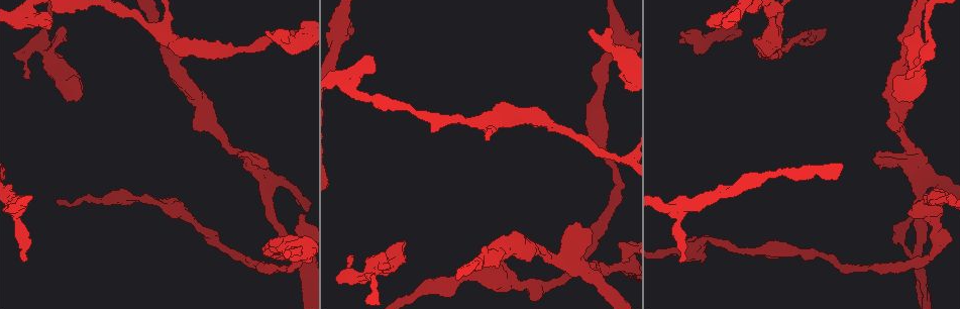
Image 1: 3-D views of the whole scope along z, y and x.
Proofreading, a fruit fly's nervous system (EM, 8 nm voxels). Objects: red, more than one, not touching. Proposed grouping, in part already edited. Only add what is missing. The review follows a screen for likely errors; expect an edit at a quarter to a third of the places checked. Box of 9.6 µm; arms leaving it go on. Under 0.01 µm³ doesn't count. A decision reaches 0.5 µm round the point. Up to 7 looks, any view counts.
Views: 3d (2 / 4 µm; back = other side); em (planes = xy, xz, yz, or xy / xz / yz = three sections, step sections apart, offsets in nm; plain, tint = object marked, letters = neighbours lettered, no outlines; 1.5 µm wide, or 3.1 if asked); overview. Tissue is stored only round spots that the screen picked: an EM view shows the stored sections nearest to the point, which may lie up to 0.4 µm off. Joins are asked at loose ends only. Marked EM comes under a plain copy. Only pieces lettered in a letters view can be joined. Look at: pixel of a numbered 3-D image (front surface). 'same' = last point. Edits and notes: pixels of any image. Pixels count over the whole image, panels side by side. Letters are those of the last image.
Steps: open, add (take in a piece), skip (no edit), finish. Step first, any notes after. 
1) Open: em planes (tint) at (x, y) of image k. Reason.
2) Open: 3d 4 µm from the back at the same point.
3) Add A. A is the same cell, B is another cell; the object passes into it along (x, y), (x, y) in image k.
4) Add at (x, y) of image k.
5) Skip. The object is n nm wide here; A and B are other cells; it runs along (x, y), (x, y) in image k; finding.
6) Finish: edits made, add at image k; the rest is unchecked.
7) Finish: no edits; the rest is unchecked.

Open: em planes (tint) at (406, 243) of image 1. Branch stops here.

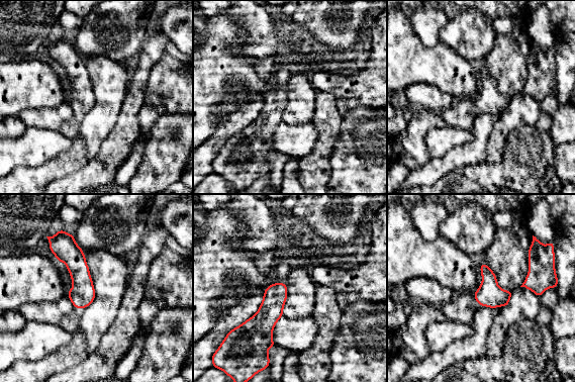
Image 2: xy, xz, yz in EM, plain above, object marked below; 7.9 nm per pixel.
Open: em planes (letters) at the same point.

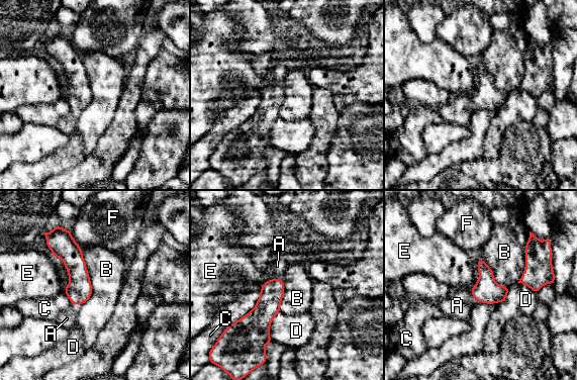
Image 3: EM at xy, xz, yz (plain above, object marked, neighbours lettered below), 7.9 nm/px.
Add A. A is the same cell, B, C, D, E and F are other cells; the object passes into it along (268, 305), (276, 279), (277, 266) in image 3; the neuron continues.

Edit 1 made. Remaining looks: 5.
Open: em planes (letters) at (373, 56) of image 1. Free end.

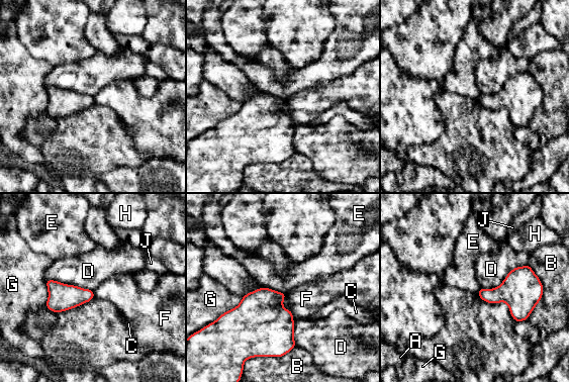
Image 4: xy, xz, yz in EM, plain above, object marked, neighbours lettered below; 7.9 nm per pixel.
Skip. A, B, C, D, E, F, G, H and J are other cells; a border runs along (262, 286), (280, 291), (286, 295) in image 4; no lettered piece goes on from it.

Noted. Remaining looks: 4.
Open: 3d 2 µm at (267, 30) of image 1. An open end.

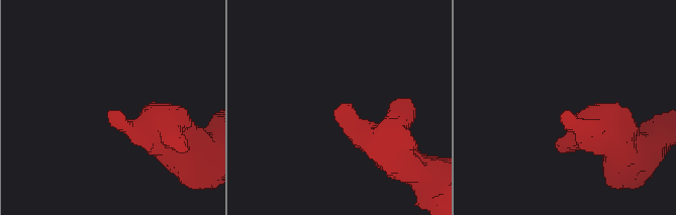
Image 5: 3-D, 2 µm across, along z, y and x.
Open: em planes (letters) at (570, 111) of image 5. Shape alone is not enough.

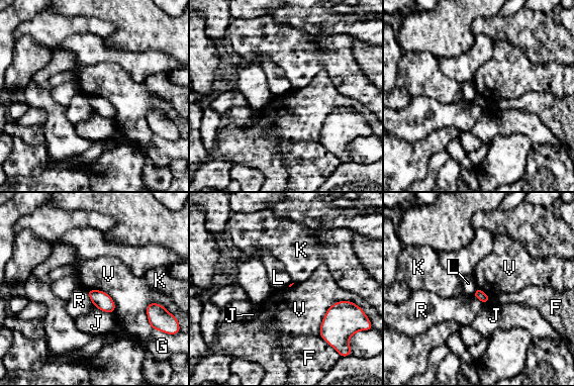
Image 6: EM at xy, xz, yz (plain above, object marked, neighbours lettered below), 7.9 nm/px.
Skip. F, G, J, K, L, R and V are other cells; a border runs along (87, 291), (104, 291), (114, 312) in image 6; no lettered piece goes on from it.

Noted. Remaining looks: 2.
Finish: edits made, add at image 3; the rest is unchecked.

